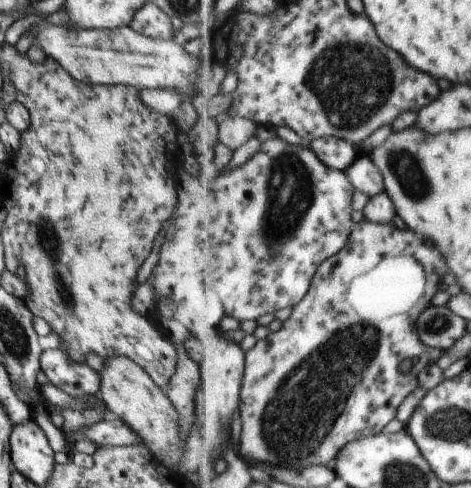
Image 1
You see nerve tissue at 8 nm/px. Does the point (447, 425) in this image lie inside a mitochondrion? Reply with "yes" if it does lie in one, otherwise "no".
yes

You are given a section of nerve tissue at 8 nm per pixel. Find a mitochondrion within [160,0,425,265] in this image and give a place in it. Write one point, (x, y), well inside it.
(350, 78)

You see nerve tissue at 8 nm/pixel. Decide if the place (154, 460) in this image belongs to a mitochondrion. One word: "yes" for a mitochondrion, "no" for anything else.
no

